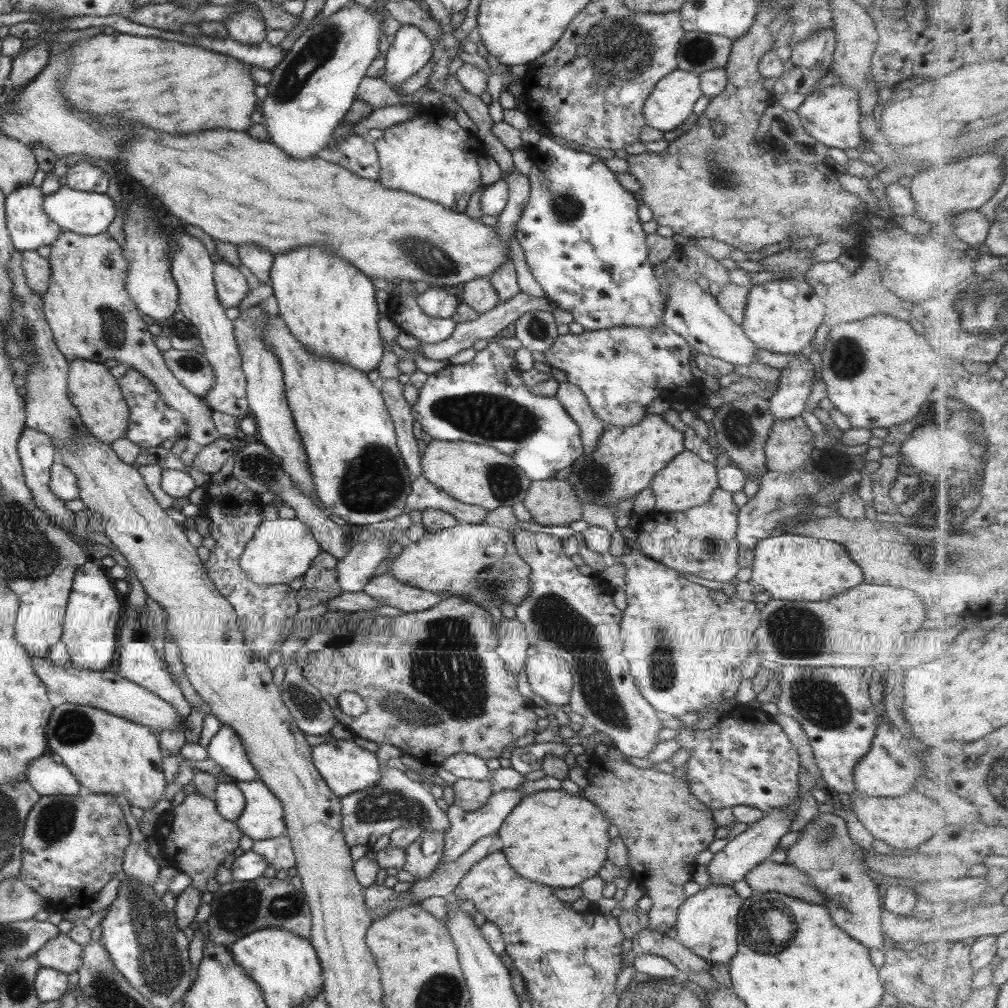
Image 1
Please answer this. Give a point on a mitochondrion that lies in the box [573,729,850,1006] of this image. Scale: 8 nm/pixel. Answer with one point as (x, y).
(766, 928)

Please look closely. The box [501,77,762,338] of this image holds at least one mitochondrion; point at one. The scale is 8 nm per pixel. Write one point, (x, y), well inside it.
(566, 207)

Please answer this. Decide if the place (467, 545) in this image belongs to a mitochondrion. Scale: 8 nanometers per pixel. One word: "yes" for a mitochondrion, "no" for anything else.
no

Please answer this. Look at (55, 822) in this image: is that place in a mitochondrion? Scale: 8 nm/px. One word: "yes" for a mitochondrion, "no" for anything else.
yes

